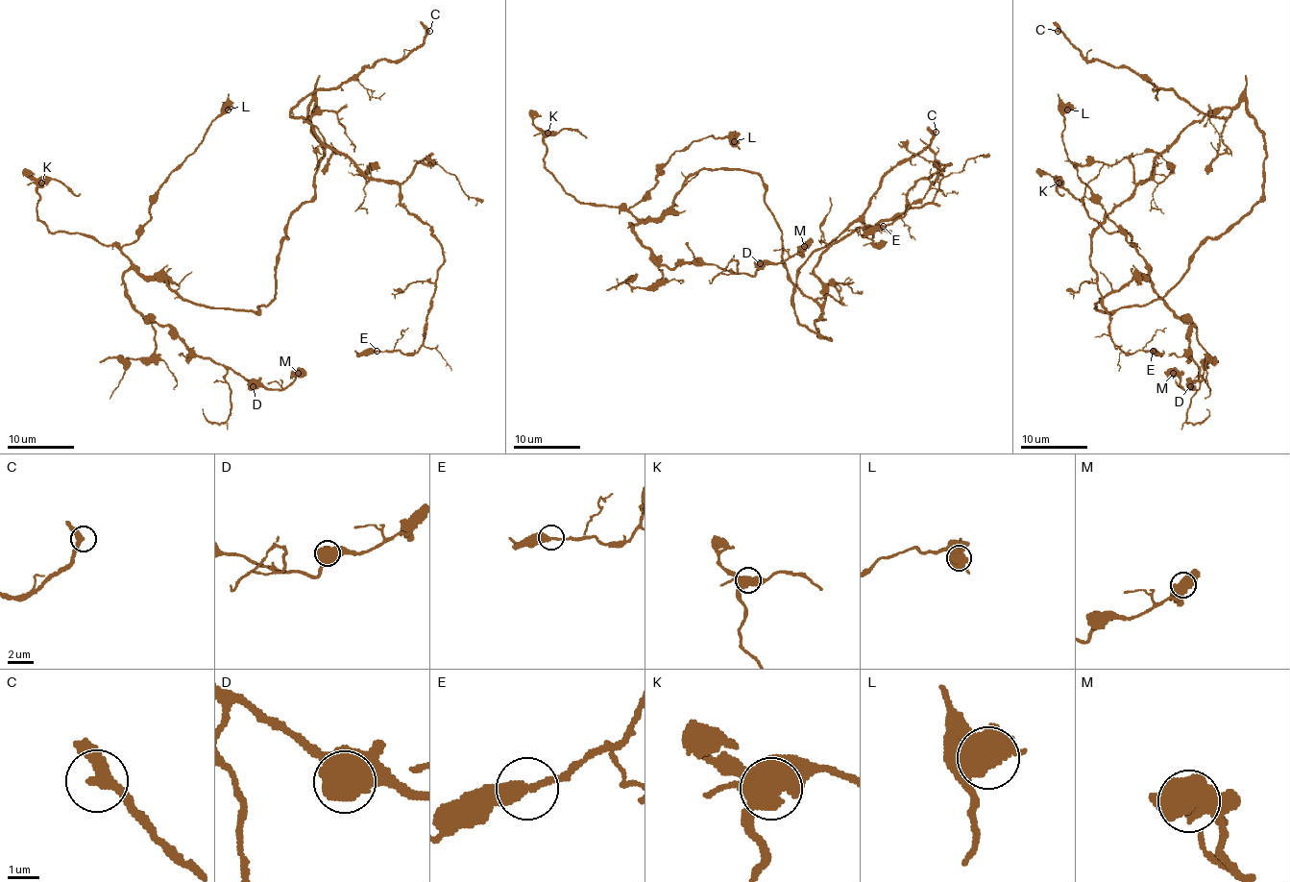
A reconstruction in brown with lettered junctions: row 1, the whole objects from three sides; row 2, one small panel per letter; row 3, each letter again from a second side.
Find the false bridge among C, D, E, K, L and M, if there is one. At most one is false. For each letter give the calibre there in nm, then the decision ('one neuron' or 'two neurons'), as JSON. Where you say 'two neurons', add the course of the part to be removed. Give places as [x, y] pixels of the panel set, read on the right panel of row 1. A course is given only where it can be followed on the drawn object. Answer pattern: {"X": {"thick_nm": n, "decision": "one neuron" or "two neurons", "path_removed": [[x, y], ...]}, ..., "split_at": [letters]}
{"C": {"thick_nm": 360, "decision": "one neuron"}, "D": {"thick_nm": 800, "decision": "one neuron"}, "E": {"thick_nm": 380, "decision": "one neuron"}, "K": {"thick_nm": 600, "decision": "one neuron"}, "L": {"thick_nm": 800, "decision": "one neuron"}, "M": {"thick_nm": 850, "decision": "one neuron"}, "split_at": []}

